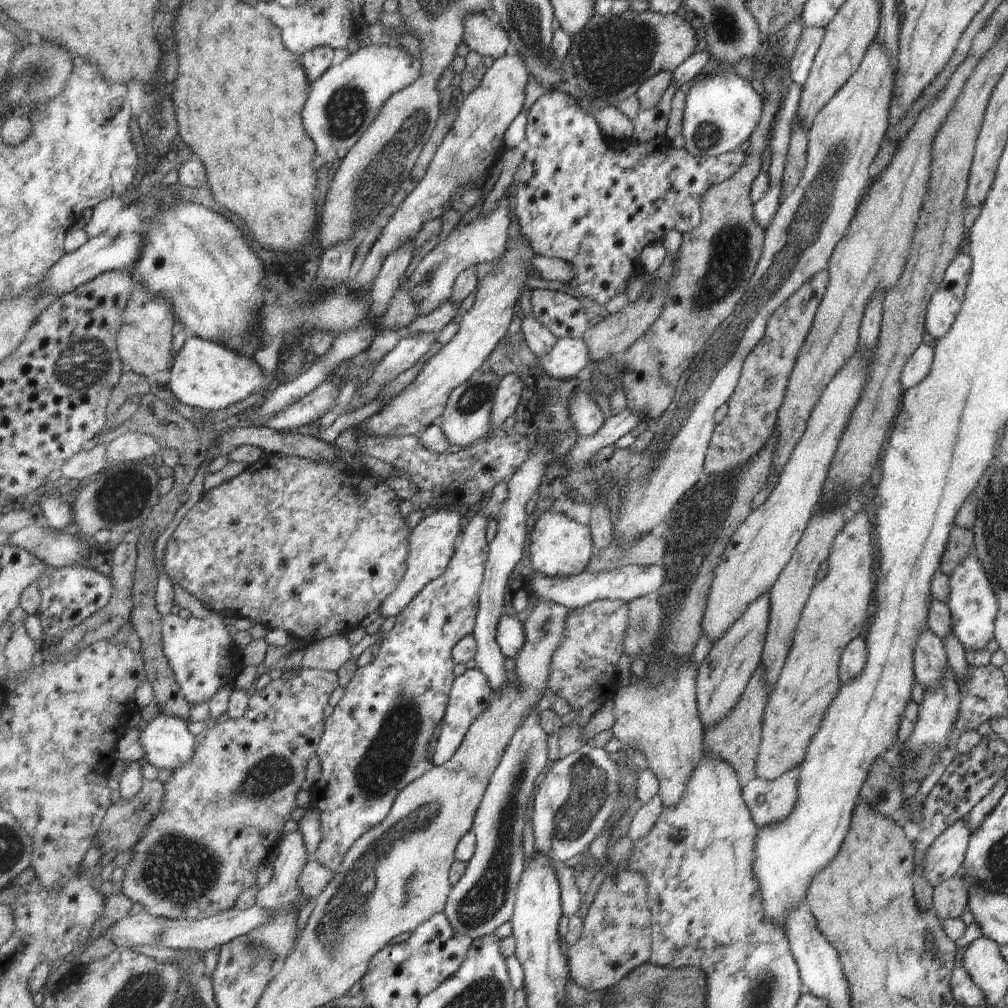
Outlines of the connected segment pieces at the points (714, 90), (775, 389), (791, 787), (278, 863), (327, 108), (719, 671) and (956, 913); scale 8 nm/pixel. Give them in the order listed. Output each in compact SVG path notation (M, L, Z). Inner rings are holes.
M715 72L690 84L682 119L685 149L696 157L715 157L735 150L758 124L762 98L735 72Z
M821 270L803 282L779 308L769 316L761 340L743 361L741 376L727 403L727 412L723 420L714 425L710 444L707 446L703 472L719 474L749 462L765 443L773 436L777 408L781 406L783 392L789 380L789 374L795 364L797 352L811 328L819 301L828 281L828 272Z
M799 766L777 776L775 780L754 778L743 786L743 800L759 828L787 818L795 806Z
M297 829L291 834L284 834L282 836L280 845L278 846L280 853L273 862L274 870L270 881L259 888L256 894L257 906L261 906L261 910L269 912L269 920L251 930L247 936L251 936L253 940L253 948L263 948L275 954L275 958L287 958L295 948L297 937L297 918L301 910L299 908L299 900L303 898L304 893L299 888L299 876L303 874L305 866L309 864L314 857L307 854L307 846L305 846L305 836Z
M389 44L365 46L348 55L342 63L332 66L313 83L307 110L303 110L303 124L307 126L311 138L315 138L319 154L354 148L382 112L386 102L394 94L417 82L421 74L421 60L404 47Z
M767 594L759 596L743 611L741 617L731 625L717 642L714 642L707 655L700 662L695 684L695 706L698 707L699 722L702 728L711 728L731 714L743 690L758 668L769 620L769 598Z
M959 874L940 882L932 890L932 908L938 918L959 919L967 907L967 888Z

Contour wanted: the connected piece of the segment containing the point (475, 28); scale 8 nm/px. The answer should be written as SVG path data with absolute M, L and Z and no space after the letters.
M485 14L469 16L463 30L466 44L482 56L499 59L514 49L507 30L489 20Z

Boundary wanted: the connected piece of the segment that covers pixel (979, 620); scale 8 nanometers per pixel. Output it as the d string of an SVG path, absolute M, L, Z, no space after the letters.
M972 551L947 576L947 588L949 592L945 606L949 610L953 635L965 650L986 650L987 642L994 637L994 618L998 606L985 578L985 572Z

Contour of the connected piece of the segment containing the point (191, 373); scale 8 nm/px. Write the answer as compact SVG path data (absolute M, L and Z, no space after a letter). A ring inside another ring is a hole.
M193 337L185 340L183 347L176 354L170 370L170 379L166 385L181 402L189 406L219 410L255 394L259 386L267 384L269 374L263 370L261 364L255 362L253 357L235 352L225 344Z

